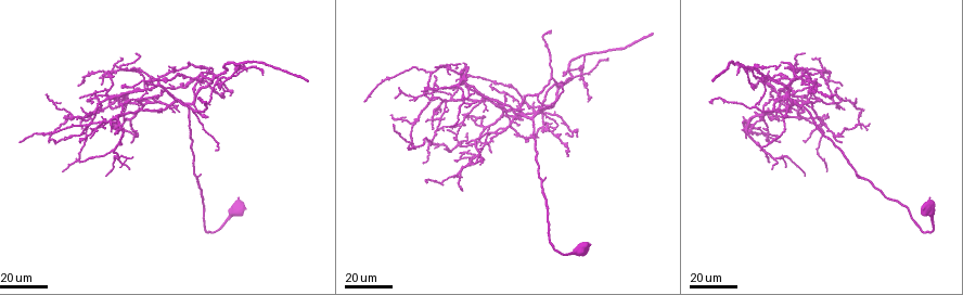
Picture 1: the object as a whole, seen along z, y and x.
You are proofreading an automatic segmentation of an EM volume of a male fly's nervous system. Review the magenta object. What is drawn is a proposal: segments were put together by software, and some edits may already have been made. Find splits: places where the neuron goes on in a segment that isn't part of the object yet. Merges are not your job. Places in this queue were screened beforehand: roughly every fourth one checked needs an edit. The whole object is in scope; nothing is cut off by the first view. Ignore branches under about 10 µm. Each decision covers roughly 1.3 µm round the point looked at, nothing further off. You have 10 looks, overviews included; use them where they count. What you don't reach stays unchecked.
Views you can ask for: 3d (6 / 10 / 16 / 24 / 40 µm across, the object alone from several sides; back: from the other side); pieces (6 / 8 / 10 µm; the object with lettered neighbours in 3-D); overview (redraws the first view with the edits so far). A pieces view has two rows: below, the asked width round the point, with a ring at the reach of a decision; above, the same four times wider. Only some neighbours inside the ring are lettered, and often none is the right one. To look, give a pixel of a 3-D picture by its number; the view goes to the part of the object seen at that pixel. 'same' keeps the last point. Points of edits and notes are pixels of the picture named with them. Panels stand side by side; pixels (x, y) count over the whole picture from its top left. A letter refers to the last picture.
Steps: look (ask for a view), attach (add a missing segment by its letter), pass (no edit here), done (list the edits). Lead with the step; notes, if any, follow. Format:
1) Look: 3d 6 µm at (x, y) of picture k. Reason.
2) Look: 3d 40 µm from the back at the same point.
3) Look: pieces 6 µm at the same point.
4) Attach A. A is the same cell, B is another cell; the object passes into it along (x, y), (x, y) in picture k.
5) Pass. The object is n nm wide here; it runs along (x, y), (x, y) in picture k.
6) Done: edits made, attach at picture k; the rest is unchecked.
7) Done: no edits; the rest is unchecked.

Look: 3d 24 µm at (712, 81) of picture 1. End of a long branch.

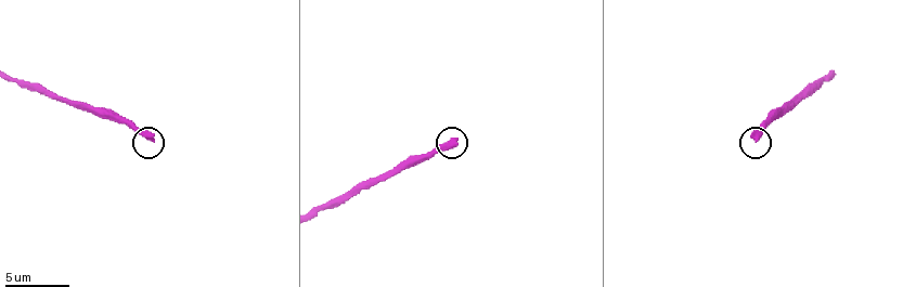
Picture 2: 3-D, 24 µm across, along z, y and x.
Look: pieces 10 µm at (150, 137) of picture 2. What lies round it.

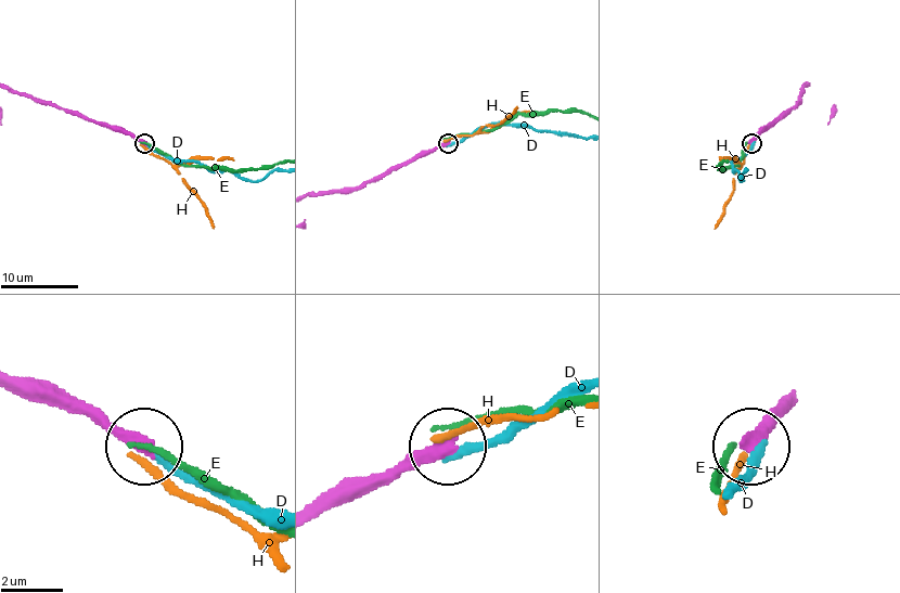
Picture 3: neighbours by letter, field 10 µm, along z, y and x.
Pass. D, E and H are other cells; it runs along (801, 95), (751, 143) in picture 3; none of them fits.

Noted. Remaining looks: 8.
Look: 3d 40 µm at (492, 153) of picture 1. Branch stops here.

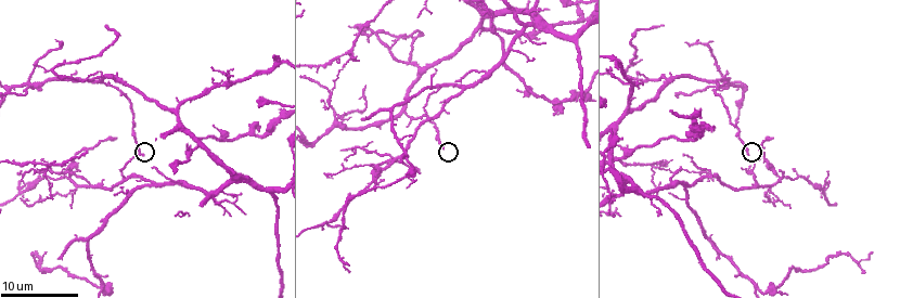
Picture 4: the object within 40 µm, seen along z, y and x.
Look: pieces 8 µm at (749, 152) of picture 4. See the neighbours.

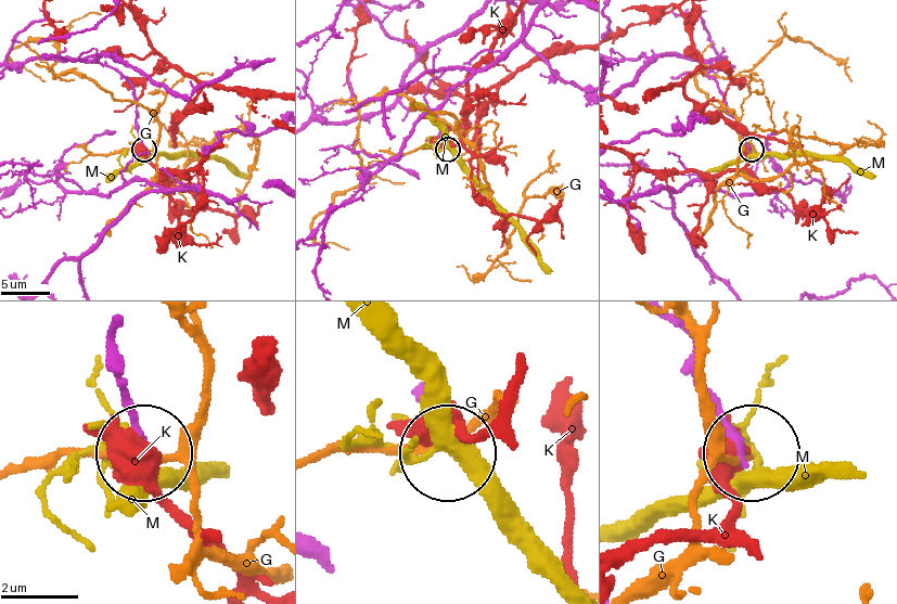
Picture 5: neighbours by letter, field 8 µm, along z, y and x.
Pass. G, K and M are other cells; no lettered segment goes on from it.

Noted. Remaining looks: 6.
Look: pieces 10 µm at (364, 116) of picture 4. Branch stops here.

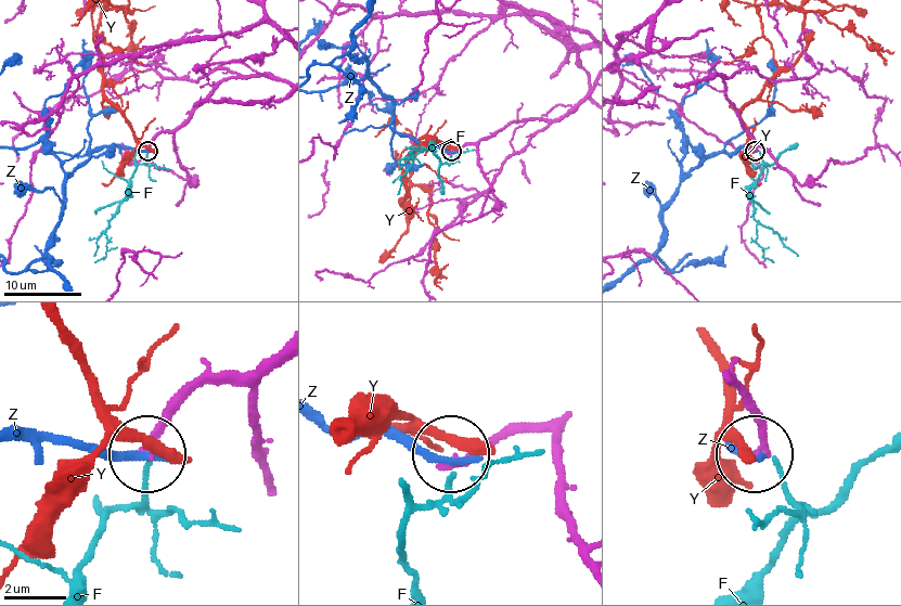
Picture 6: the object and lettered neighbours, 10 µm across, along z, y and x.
Pass. F, Y and Z are other cells; it runs along (281, 345), (243, 373), (204, 384), (150, 451) in picture 6; none of them fits.

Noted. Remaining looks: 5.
Look: 3d 24 µm at (436, 85) of picture 1. Branch stops here.

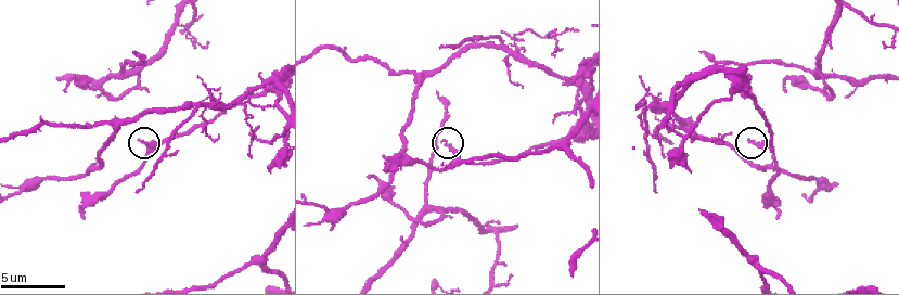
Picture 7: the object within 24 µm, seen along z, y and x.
Look: 3d 6 µm at (443, 141) of picture 7.

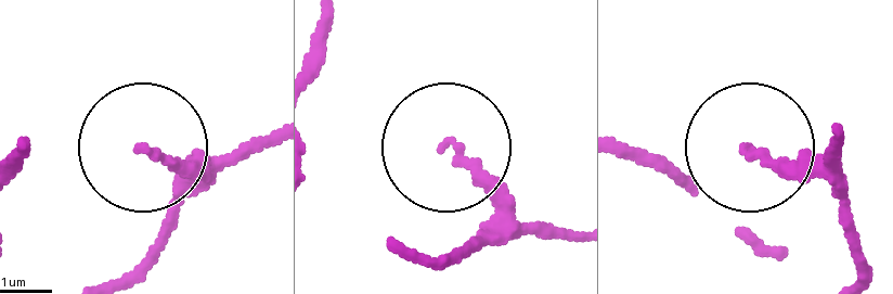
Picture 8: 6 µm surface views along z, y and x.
Look: pieces 6 µm at (750, 153) of picture 8.

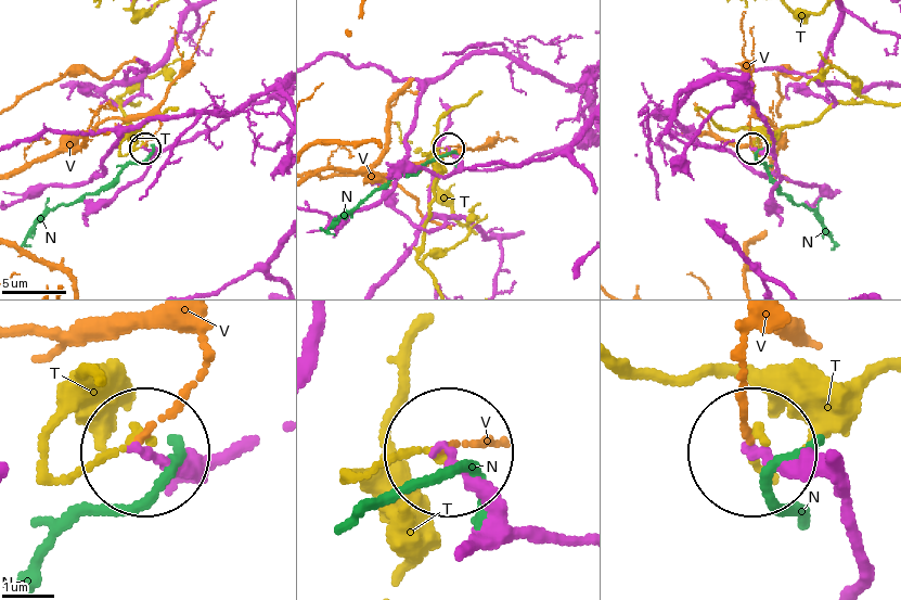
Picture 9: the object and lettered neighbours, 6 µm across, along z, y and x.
Pass. N, T and V are other cells; it runs along (578, 537), (513, 524), (452, 451) in picture 9; none of them fits.

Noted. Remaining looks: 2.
Look: 3d 24 µm at (426, 91) of picture 1. Free end.

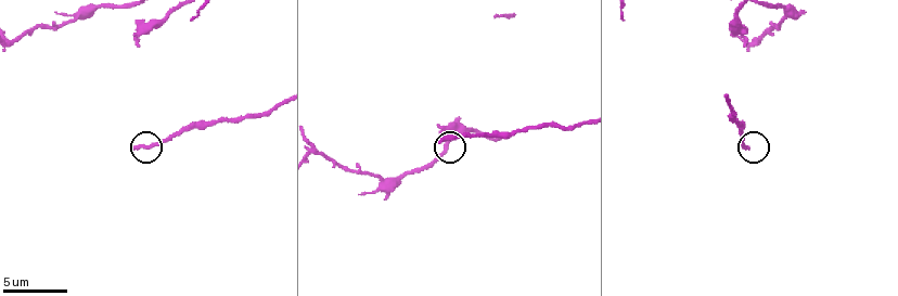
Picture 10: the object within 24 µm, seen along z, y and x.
Look: pieces 6 µm at (138, 146) of picture 10.

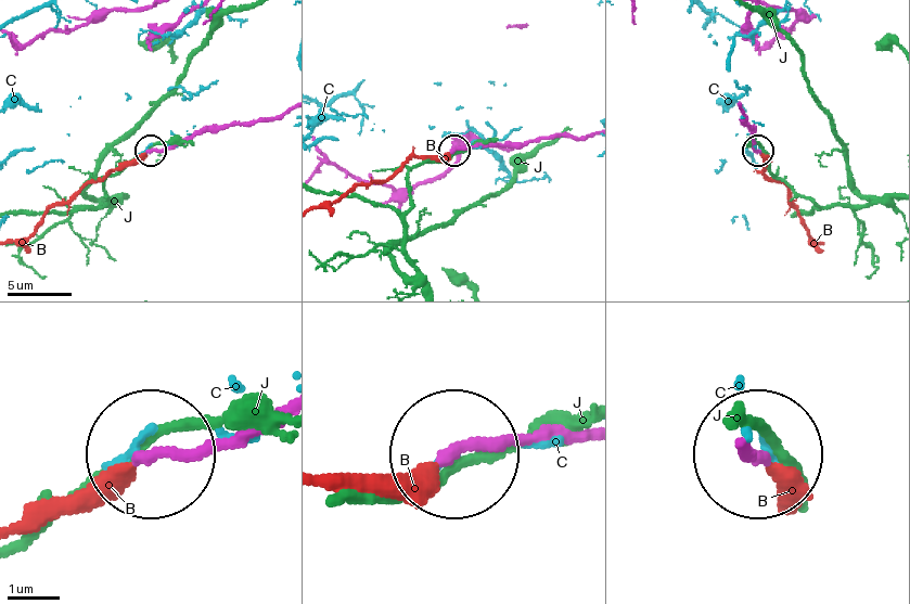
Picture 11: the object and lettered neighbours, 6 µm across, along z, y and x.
Attach B. B is the same cell, C and J are other cells; the neuron continues.

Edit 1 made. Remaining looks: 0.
Done: edits made, attach at picture 11; the rest is unchecked.

